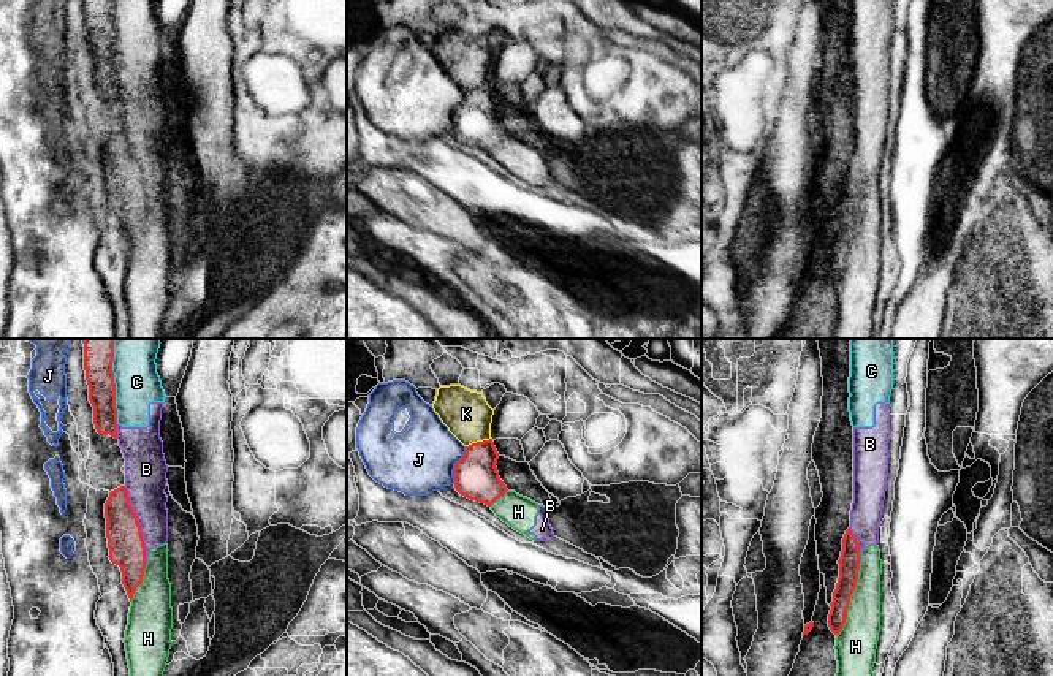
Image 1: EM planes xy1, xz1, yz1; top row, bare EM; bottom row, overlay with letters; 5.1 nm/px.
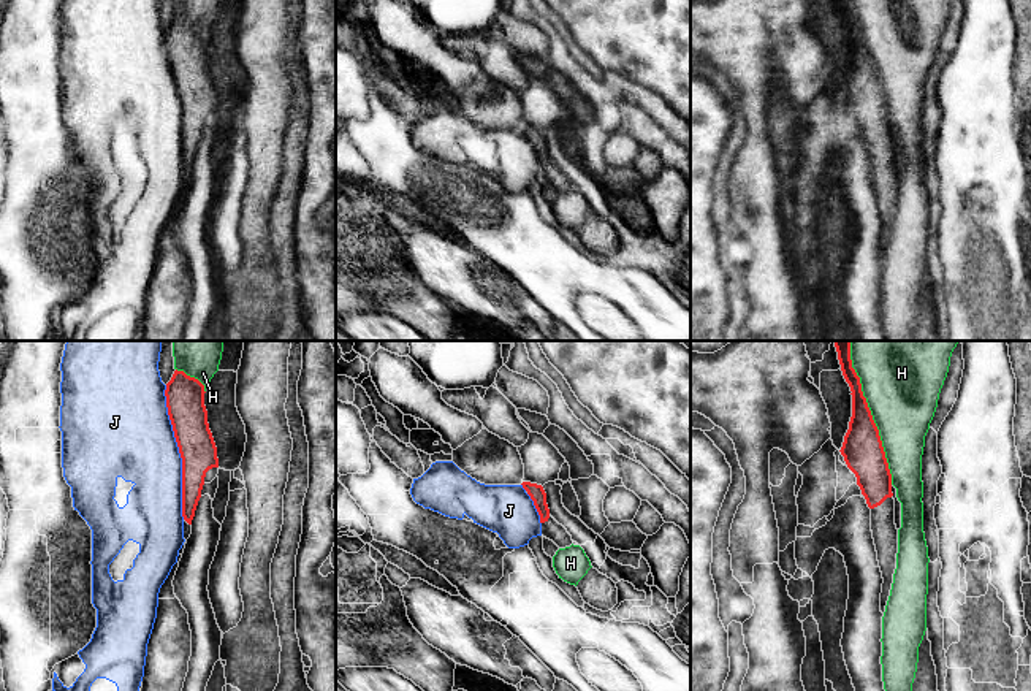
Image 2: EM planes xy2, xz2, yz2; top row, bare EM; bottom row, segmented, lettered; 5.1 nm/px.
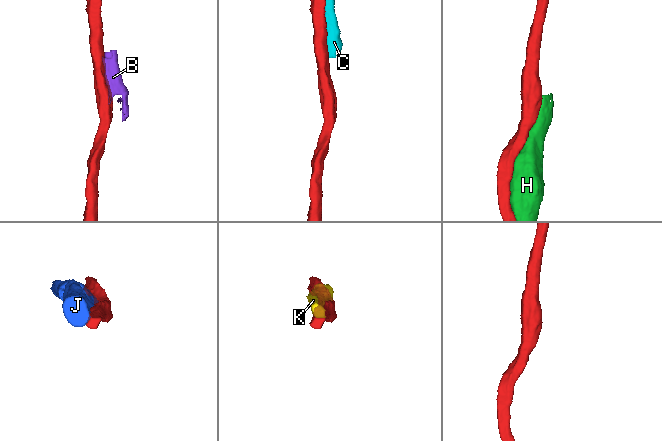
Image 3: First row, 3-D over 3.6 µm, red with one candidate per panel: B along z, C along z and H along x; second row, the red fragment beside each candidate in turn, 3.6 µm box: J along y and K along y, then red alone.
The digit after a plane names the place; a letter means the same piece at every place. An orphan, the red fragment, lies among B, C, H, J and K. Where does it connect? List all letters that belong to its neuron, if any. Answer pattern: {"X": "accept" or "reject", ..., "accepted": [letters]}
{"B": "reject", "C": "reject", "H": "reject", "J": "reject", "K": "reject", "accepted": []}

